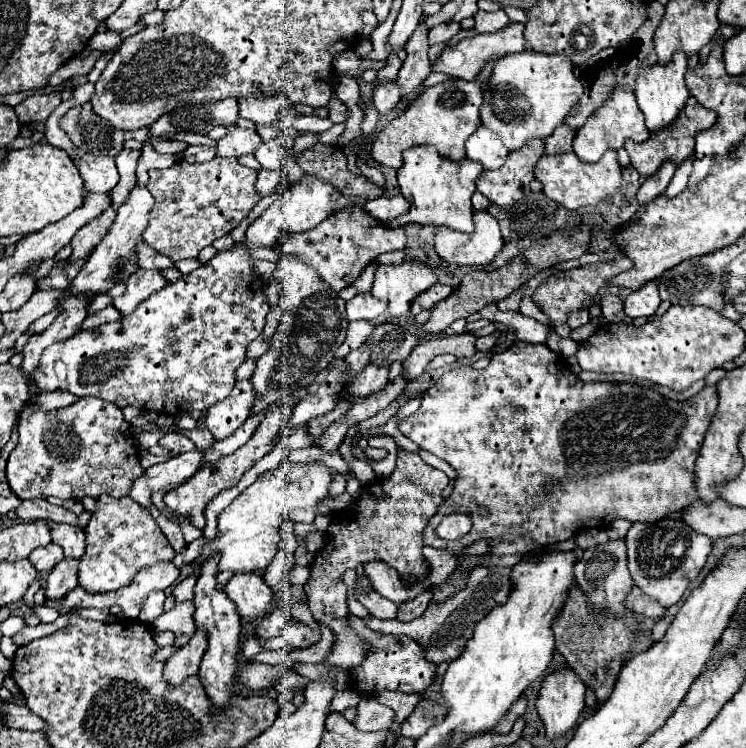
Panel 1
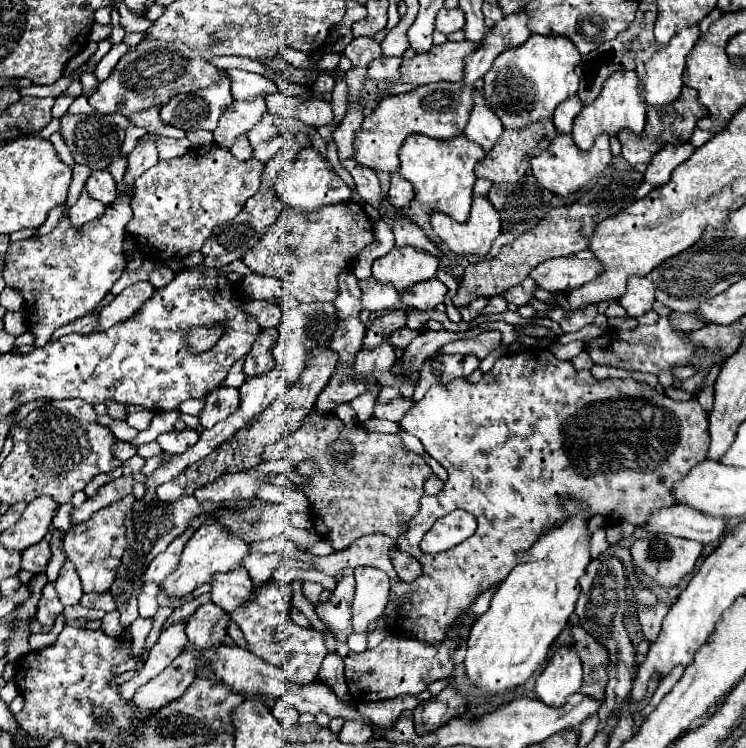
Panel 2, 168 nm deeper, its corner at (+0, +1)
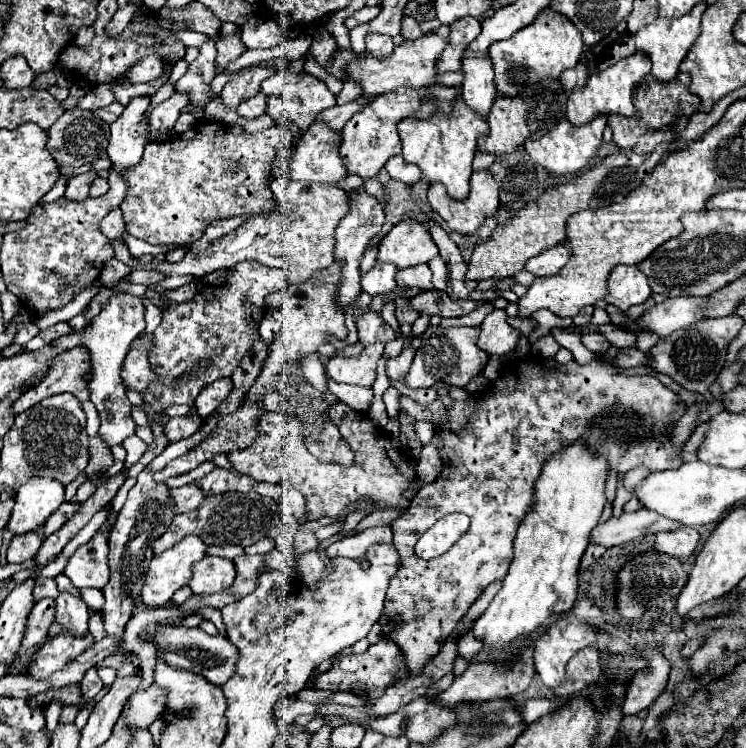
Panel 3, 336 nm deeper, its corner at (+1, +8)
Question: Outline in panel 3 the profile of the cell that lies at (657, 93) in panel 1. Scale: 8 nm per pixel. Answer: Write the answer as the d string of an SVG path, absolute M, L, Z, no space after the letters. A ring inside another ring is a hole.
M699 2L689 14L677 18L677 20L663 20L663 18L657 18L653 24L641 28L637 34L635 34L635 46L639 52L647 54L649 60L653 62L653 70L651 70L651 78L657 80L657 82L669 82L677 76L679 72L679 64L683 60L683 56L689 52L689 48L693 46L695 38L699 36L699 26L701 26L701 16L705 12L707 4L705 2Z

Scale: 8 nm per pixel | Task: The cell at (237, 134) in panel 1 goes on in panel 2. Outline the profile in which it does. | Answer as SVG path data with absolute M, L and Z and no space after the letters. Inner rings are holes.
M264 97L252 99L252 101L234 101L220 117L218 127L214 131L214 141L220 147L230 149L232 143L236 141L238 135L248 133L254 123L266 113L266 103Z

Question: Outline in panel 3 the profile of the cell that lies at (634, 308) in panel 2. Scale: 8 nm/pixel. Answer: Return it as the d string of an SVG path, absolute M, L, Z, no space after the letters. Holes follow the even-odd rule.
M617 266L607 282L609 294L605 296L605 300L621 310L627 310L635 304L643 304L647 298L651 298L649 282L637 266Z

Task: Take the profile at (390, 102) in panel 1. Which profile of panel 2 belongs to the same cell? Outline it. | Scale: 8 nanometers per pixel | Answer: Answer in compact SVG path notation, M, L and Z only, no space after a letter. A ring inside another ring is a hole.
M382 55L368 65L368 77L372 77L374 81L398 81L400 63L402 63L402 57Z

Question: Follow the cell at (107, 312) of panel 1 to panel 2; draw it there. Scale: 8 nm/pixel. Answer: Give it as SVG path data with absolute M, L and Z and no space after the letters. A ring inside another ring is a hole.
M90 313L90 315L84 315L84 317L76 319L76 321L68 323L68 325L64 325L64 327L56 329L50 341L56 341L56 339L60 339L60 337L64 337L64 335L70 335L70 333L88 335L88 333L92 333L92 331L94 331L96 323L98 323L98 315L94 315L94 313Z

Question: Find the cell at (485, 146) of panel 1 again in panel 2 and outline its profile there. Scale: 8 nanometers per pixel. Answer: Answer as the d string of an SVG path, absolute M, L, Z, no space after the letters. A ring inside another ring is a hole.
M474 93L474 107L470 111L468 125L464 129L464 135L478 145L482 145L484 151L490 151L490 147L496 143L496 139L502 135L504 127L498 115L490 109L482 93Z

